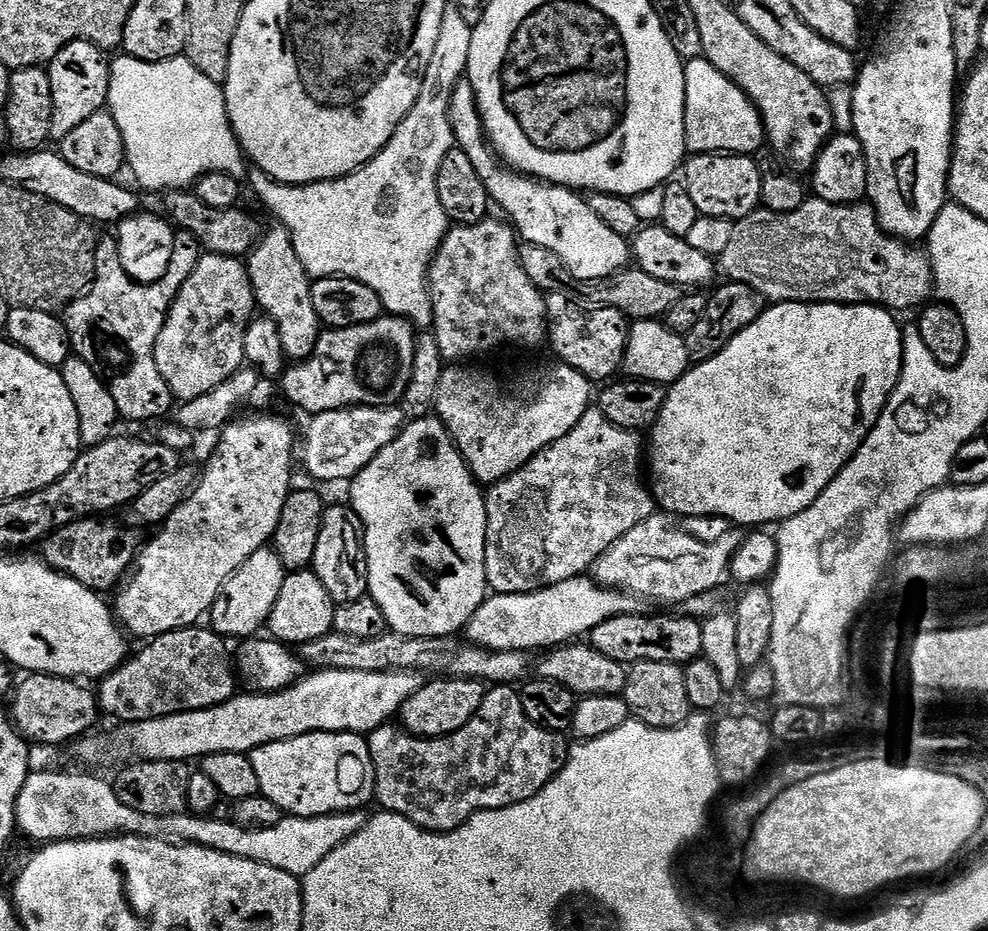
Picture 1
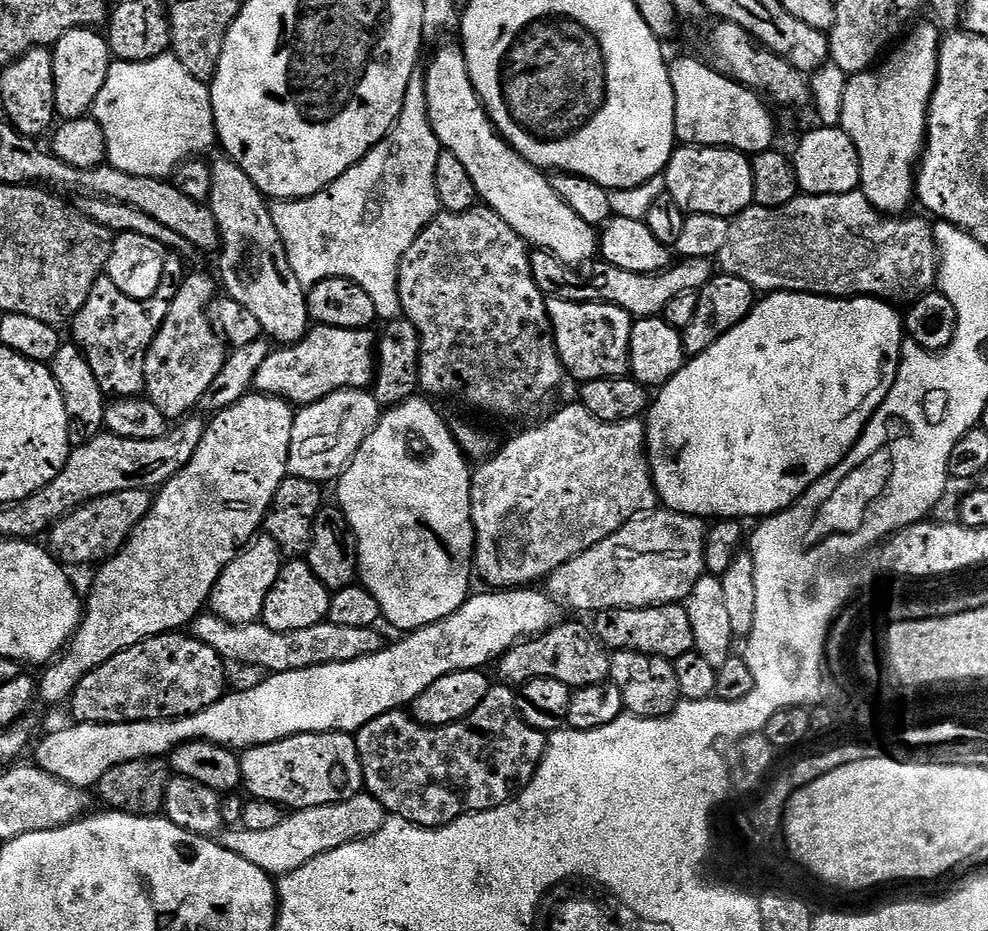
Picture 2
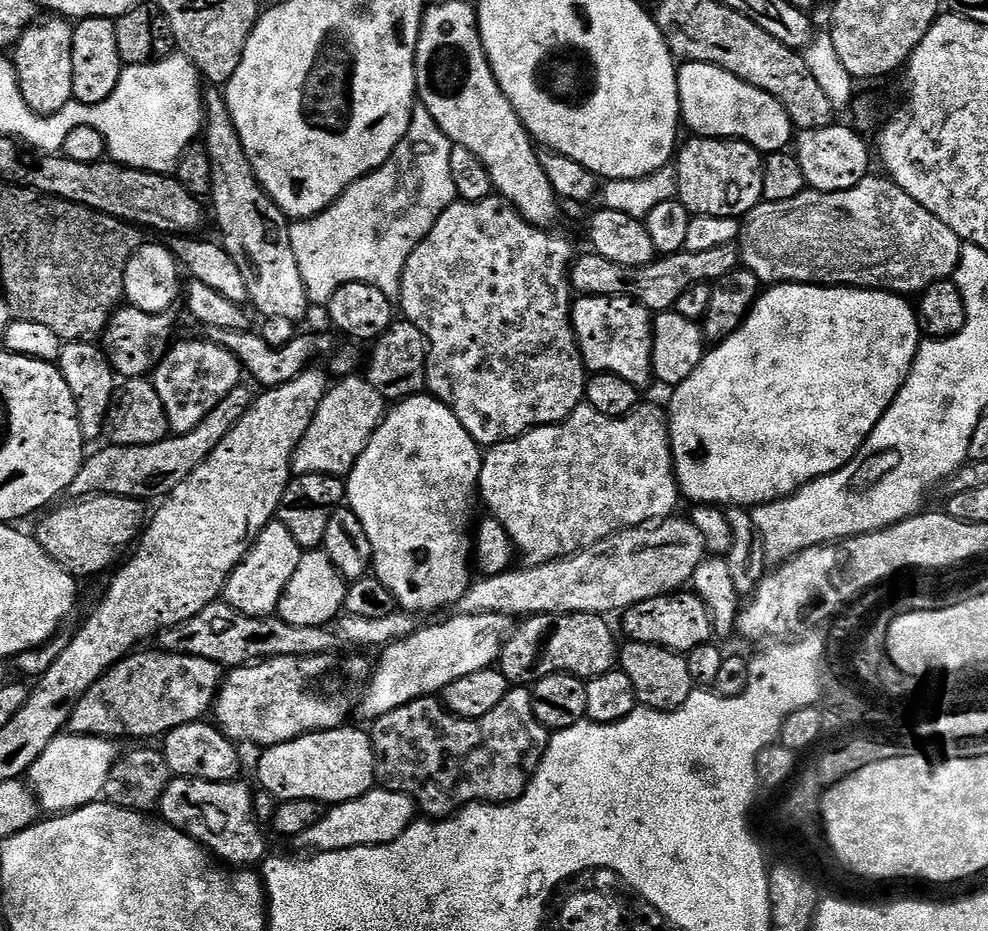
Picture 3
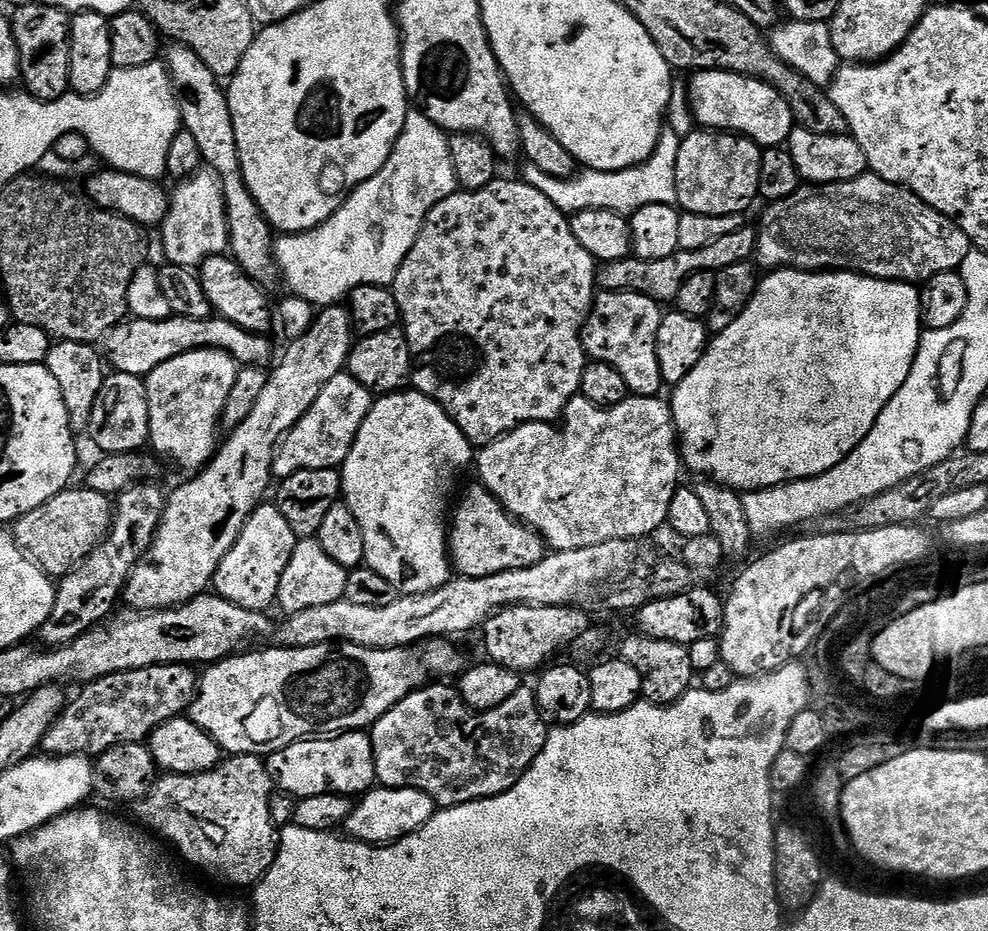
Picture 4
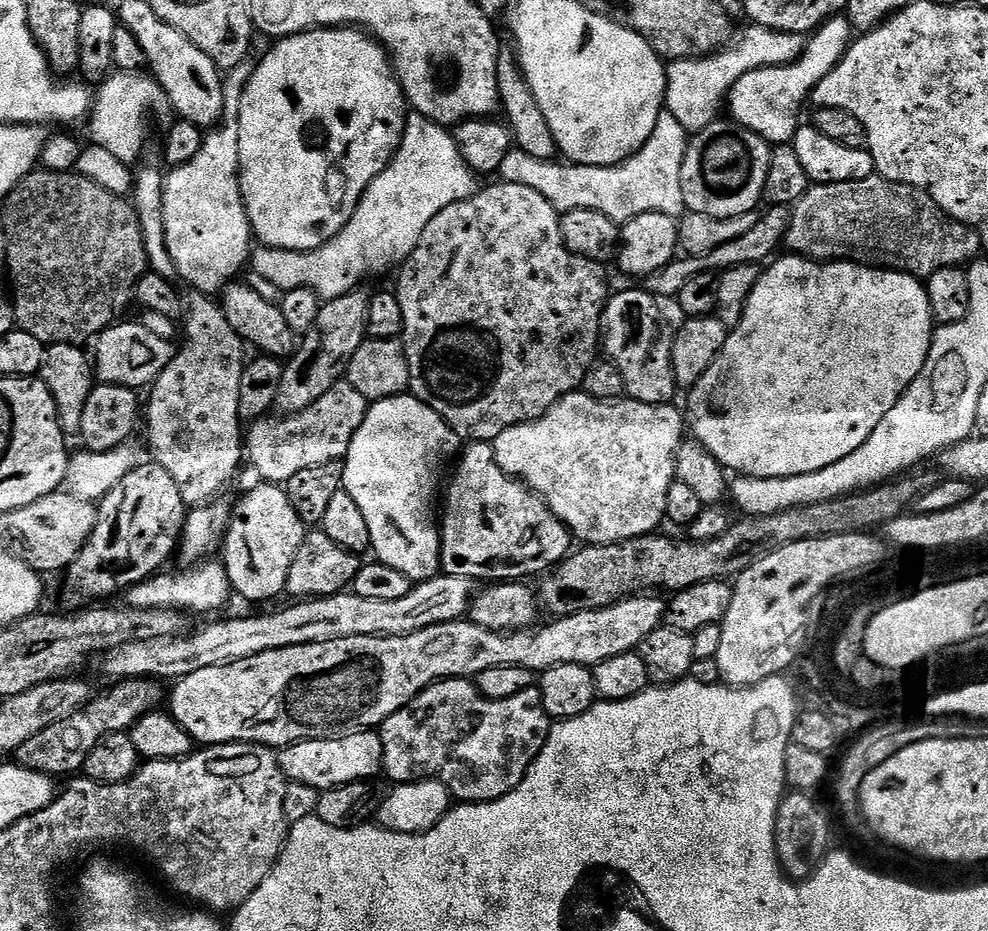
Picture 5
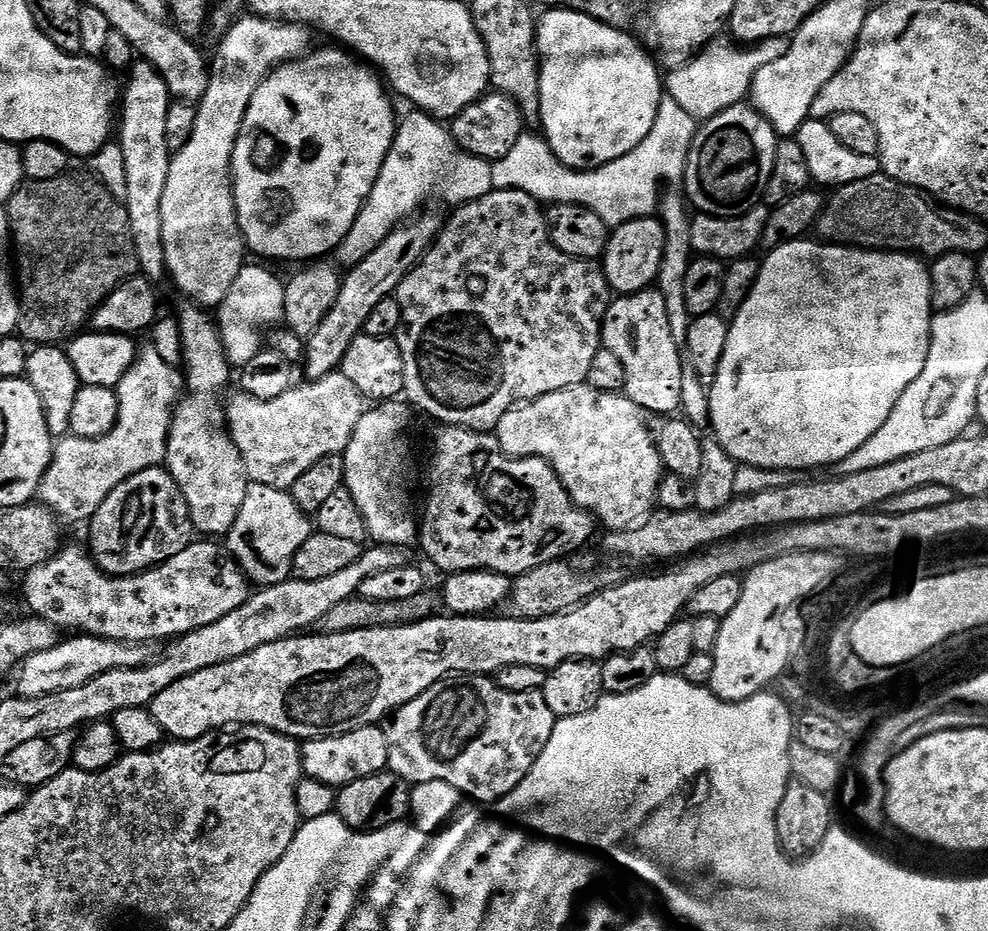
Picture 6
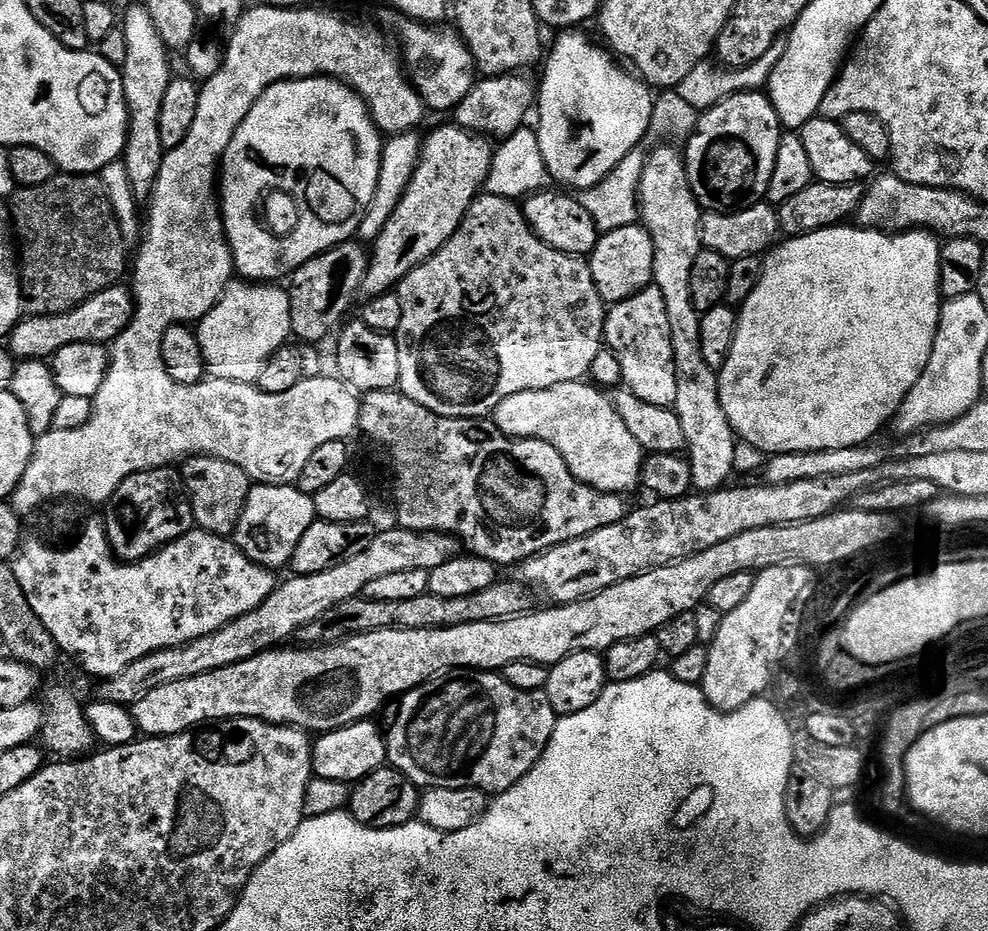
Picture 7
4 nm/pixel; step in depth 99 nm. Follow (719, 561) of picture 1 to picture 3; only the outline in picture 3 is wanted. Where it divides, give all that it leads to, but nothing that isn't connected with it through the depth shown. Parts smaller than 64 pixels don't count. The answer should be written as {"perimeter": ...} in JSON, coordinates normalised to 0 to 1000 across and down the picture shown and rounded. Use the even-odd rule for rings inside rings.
{"perimeter":[[[684,557],[624,571],[592,593],[572,597],[570,602],[526,608],[503,619],[483,622],[483,627],[481,624],[470,635],[465,656],[471,662],[504,660],[515,664],[573,657],[596,657],[605,662],[615,657],[628,660],[646,647],[683,638],[699,624],[702,612],[715,599],[715,581],[699,557]]]}

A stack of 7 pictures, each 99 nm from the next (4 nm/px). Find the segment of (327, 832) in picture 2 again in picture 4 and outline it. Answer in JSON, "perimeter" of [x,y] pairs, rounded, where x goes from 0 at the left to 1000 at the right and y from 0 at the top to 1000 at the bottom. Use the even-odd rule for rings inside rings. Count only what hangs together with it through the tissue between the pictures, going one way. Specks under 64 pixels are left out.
{"perimeter":[[[381,844],[359,860],[357,870],[352,875],[352,882],[346,886],[346,889],[355,901],[364,902],[368,907],[378,909],[400,907],[401,903],[431,887],[431,883],[435,883],[435,879],[440,876],[442,871],[435,853],[427,853],[427,849]]]}

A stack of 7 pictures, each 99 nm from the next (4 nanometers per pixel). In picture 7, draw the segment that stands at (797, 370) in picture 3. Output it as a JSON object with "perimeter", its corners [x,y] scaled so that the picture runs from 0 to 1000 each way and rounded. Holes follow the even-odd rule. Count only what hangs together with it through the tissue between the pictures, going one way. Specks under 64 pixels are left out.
{"perimeter":[[[847,243],[844,245],[833,245],[827,249],[821,249],[815,253],[804,253],[795,257],[793,260],[786,261],[784,265],[776,272],[773,279],[773,293],[767,303],[767,307],[763,311],[763,316],[759,316],[759,320],[751,328],[747,335],[745,345],[745,362],[743,363],[743,372],[739,376],[739,385],[735,385],[733,394],[728,396],[729,409],[729,427],[731,440],[734,441],[735,449],[741,459],[744,467],[748,469],[752,476],[763,479],[767,483],[771,483],[777,490],[786,490],[787,488],[804,488],[805,485],[831,485],[832,483],[852,483],[853,481],[867,481],[869,477],[878,477],[884,472],[883,468],[895,454],[902,452],[910,443],[913,432],[921,423],[921,419],[929,410],[929,406],[937,397],[937,393],[941,389],[941,380],[945,376],[945,367],[949,359],[949,350],[951,349],[951,332],[953,330],[953,319],[951,317],[951,267],[952,259],[948,257],[944,250],[938,247],[920,247],[910,251],[900,251],[897,249],[888,249],[881,245],[871,245],[869,243]]]}

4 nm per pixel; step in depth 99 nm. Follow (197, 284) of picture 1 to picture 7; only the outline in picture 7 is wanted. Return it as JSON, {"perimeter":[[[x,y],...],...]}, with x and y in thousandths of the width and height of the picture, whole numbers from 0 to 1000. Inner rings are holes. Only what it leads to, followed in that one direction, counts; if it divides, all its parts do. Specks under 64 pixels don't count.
{"perimeter":[[[196,490],[185,495],[184,510],[190,534],[194,536],[197,566],[201,570],[212,571],[218,576],[234,577],[249,544],[253,523],[249,505],[229,494],[222,494],[221,491]]]}

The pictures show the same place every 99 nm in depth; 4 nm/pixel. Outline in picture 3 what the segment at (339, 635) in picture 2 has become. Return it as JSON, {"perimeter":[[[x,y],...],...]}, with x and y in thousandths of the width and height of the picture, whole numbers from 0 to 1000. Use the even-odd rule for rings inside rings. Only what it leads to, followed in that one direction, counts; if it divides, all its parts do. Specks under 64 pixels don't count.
{"perimeter":[[[220,647],[209,651],[196,664],[180,672],[172,672],[160,684],[163,700],[192,702],[209,707],[228,719],[245,718],[265,709],[276,709],[286,705],[327,705],[335,701],[342,683],[335,673],[294,672],[285,668],[282,662],[246,662],[229,647]]]}

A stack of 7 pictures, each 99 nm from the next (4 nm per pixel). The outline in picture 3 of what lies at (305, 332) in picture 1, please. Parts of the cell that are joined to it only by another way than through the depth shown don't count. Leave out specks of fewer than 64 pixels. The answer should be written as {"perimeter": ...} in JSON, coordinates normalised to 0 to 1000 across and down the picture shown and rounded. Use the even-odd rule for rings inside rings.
{"perimeter":[[[219,97],[206,99],[206,136],[204,154],[213,165],[215,179],[215,209],[213,218],[219,227],[219,241],[227,248],[225,261],[233,277],[241,281],[241,290],[245,290],[245,299],[249,299],[249,311],[254,330],[264,335],[264,340],[291,342],[304,346],[314,332],[312,313],[306,303],[306,294],[302,294],[302,284],[298,281],[298,271],[291,255],[293,237],[282,221],[268,208],[261,191],[253,178],[253,170],[249,170],[245,148],[241,148],[241,140],[235,133],[235,124],[231,117],[230,106]]]}

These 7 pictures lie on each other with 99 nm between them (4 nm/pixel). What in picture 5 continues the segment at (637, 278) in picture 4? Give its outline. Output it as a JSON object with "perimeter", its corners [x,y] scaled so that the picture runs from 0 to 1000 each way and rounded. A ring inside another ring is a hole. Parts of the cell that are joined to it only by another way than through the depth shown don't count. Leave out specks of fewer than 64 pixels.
{"perimeter":[[[774,222],[768,229],[763,243],[759,243],[759,247],[755,247],[755,251],[743,256],[743,260],[735,260],[731,264],[727,264],[727,269],[719,269],[719,273],[712,276],[693,274],[691,277],[680,279],[672,288],[662,293],[661,296],[655,298],[655,313],[665,320],[673,320],[672,318],[684,320],[687,319],[690,307],[694,307],[694,303],[698,303],[698,299],[702,299],[702,294],[711,294],[712,292],[728,294],[735,288],[755,286],[756,284],[772,285],[774,281],[780,280],[786,274],[785,265],[788,267],[794,261],[794,252],[800,243],[801,233],[801,222]]]}

